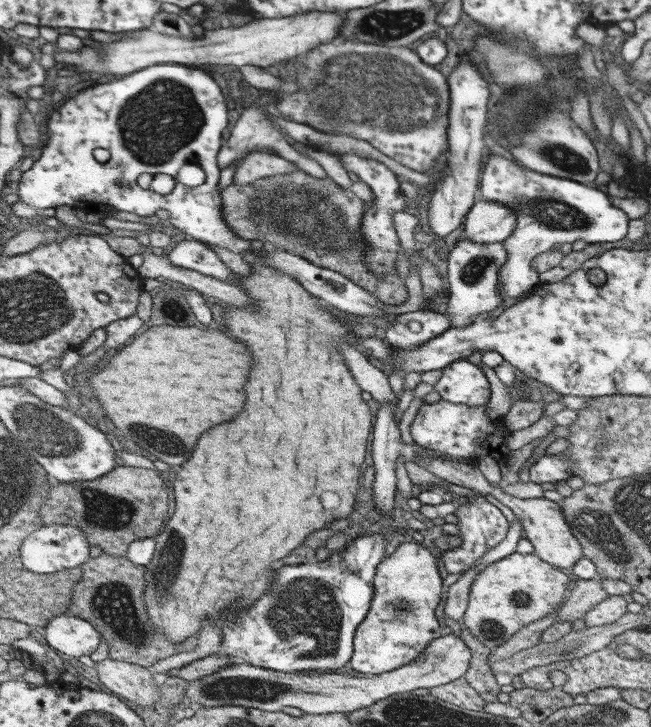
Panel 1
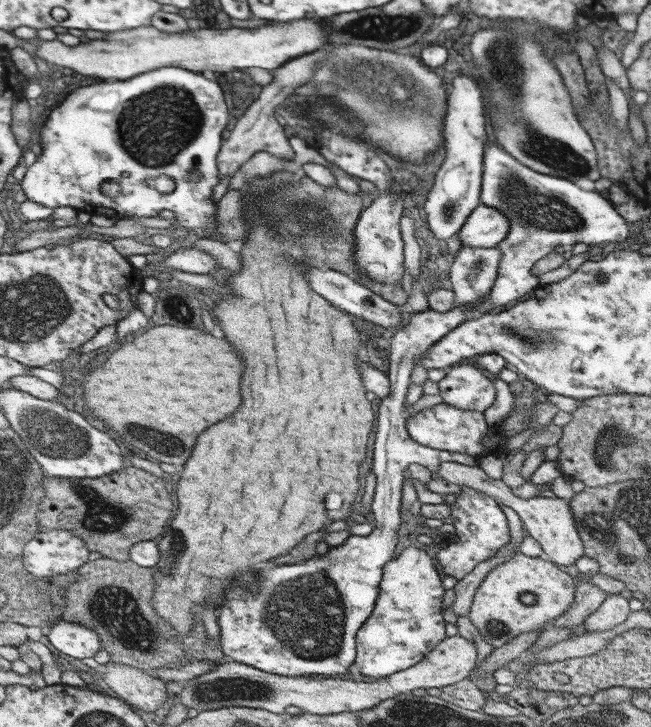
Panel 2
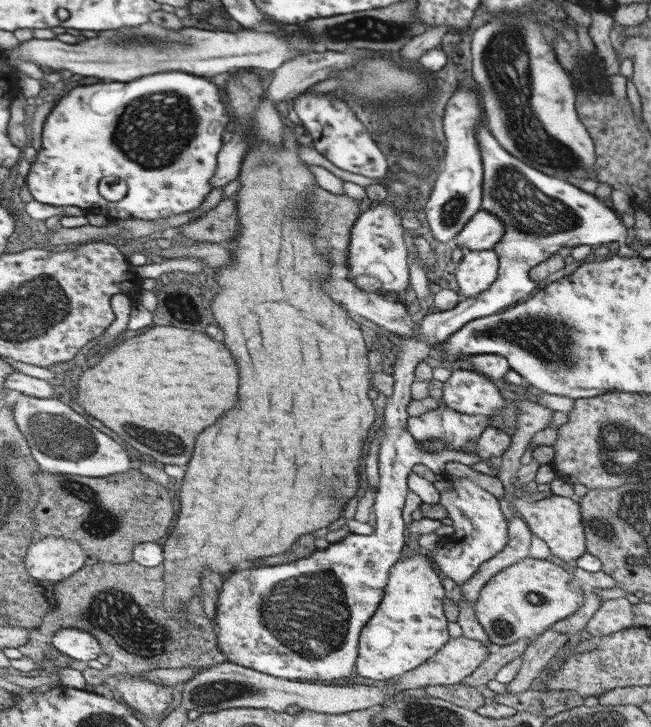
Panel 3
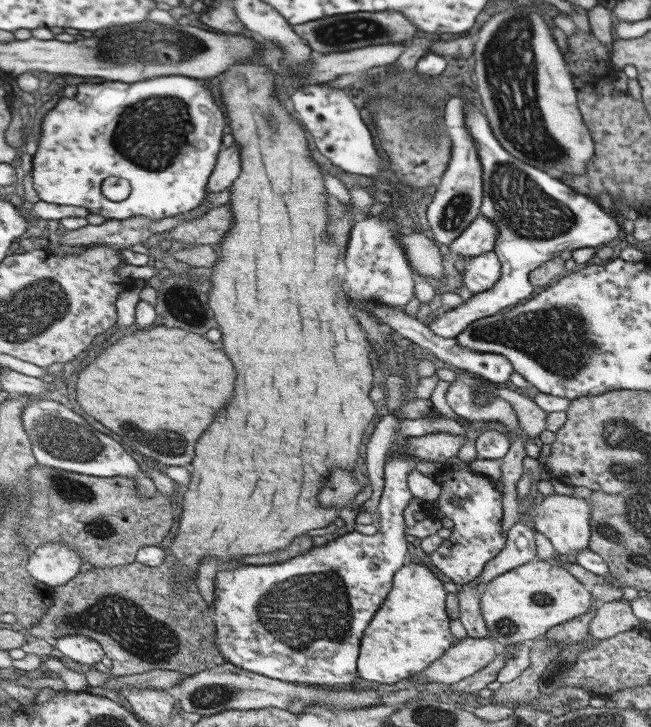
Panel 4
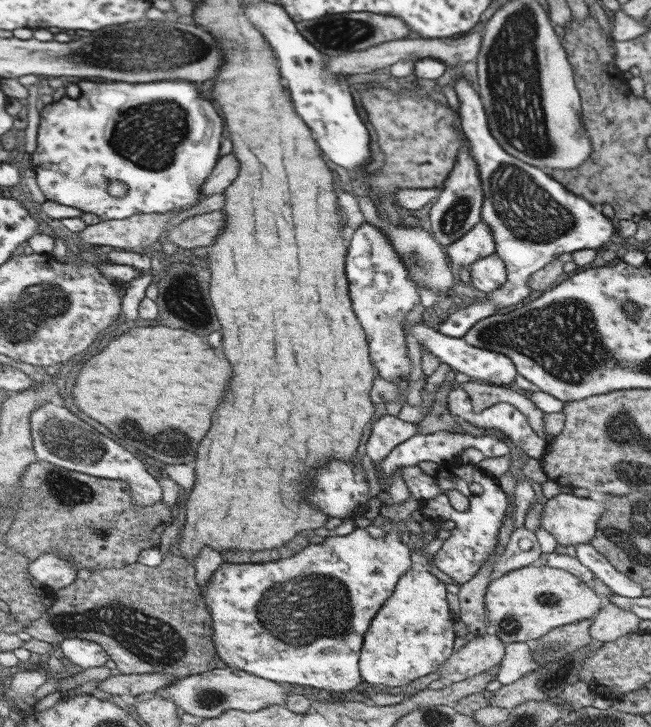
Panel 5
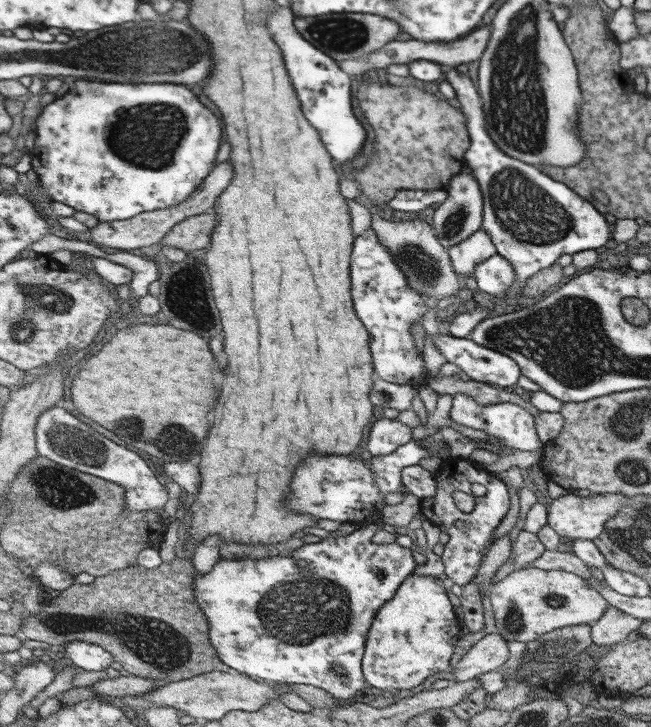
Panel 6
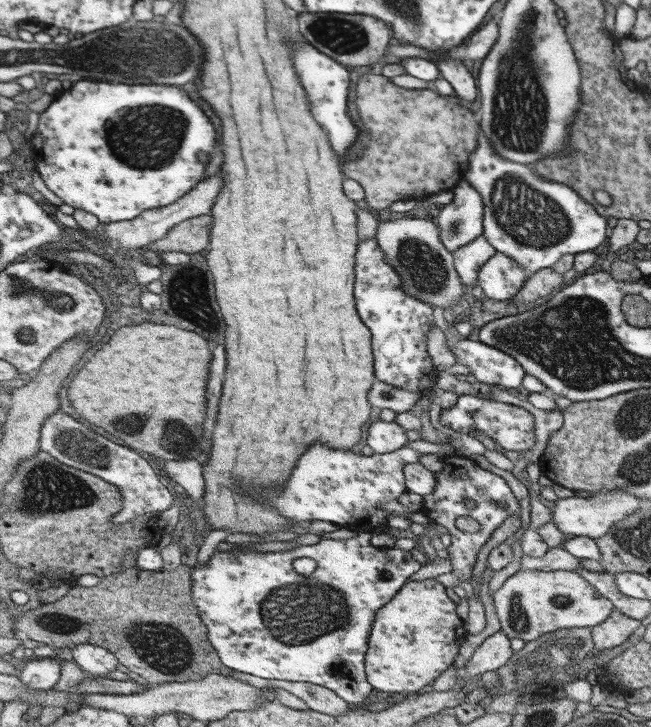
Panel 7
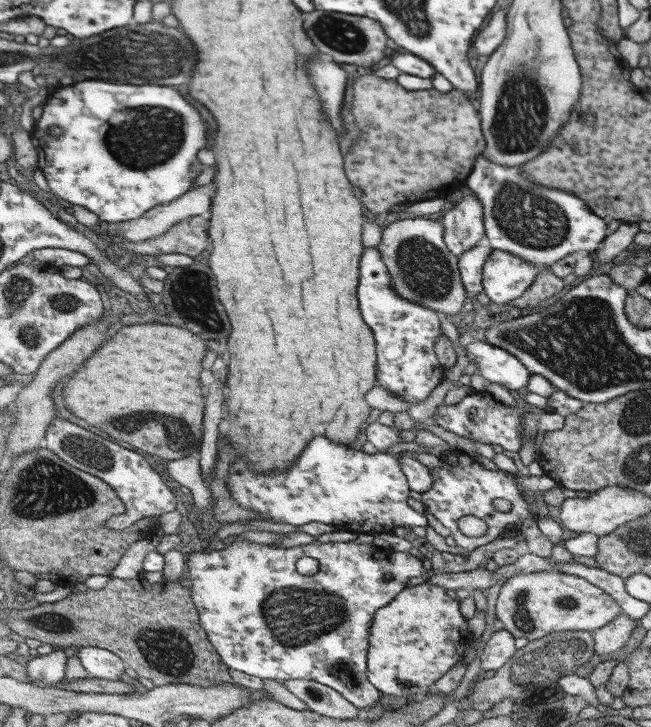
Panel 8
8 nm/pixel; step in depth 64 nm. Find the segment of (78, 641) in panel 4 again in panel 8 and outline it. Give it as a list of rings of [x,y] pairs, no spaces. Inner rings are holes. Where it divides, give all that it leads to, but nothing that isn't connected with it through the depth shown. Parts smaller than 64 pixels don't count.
[[[87,646],[81,647],[79,650],[82,664],[86,666],[92,676],[121,680],[121,675],[126,673],[127,662],[121,655],[106,647]]]

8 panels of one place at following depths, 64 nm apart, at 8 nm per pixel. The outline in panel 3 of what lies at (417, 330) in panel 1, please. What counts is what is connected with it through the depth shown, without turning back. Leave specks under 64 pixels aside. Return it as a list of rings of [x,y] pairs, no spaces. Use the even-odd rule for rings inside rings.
[[[480,126],[480,132],[476,134],[479,146],[480,146],[480,156],[482,157],[482,162],[484,162],[484,192],[482,192],[482,209],[494,214],[496,217],[502,219],[504,223],[504,236],[500,238],[500,242],[496,244],[493,248],[498,253],[498,258],[500,258],[500,276],[497,280],[493,282],[492,288],[485,290],[479,296],[474,296],[474,298],[468,298],[462,302],[459,302],[454,308],[446,311],[439,312],[428,312],[427,315],[417,323],[418,324],[418,335],[414,337],[404,337],[397,336],[393,337],[396,345],[398,346],[398,353],[396,354],[396,359],[394,360],[394,392],[390,395],[390,398],[385,398],[381,400],[381,421],[380,425],[384,426],[384,435],[380,439],[380,453],[378,453],[378,474],[380,474],[380,482],[378,483],[378,488],[375,492],[375,501],[372,506],[376,514],[376,528],[372,533],[374,538],[370,538],[370,535],[366,535],[366,540],[356,540],[356,538],[364,538],[364,536],[349,536],[352,540],[352,544],[344,544],[345,539],[342,539],[336,543],[332,543],[326,550],[316,550],[311,556],[306,559],[298,560],[294,563],[287,563],[286,566],[268,566],[268,568],[258,568],[258,570],[242,570],[242,574],[234,574],[234,578],[228,578],[224,582],[224,588],[222,588],[222,594],[220,594],[220,604],[217,610],[217,622],[219,632],[219,646],[228,655],[230,661],[238,663],[242,666],[256,669],[260,672],[277,676],[280,678],[299,680],[299,681],[310,681],[314,680],[324,680],[324,683],[334,683],[334,680],[340,680],[340,678],[348,678],[352,668],[354,668],[354,662],[356,662],[356,656],[358,656],[358,636],[363,630],[363,627],[370,621],[370,618],[374,615],[378,608],[378,604],[382,601],[384,590],[388,581],[388,572],[390,568],[396,563],[400,562],[400,556],[402,556],[402,546],[404,546],[404,520],[402,520],[402,508],[404,508],[407,492],[409,488],[407,486],[407,478],[410,473],[413,472],[412,467],[419,465],[426,466],[428,470],[434,474],[443,474],[447,462],[460,462],[460,464],[472,466],[482,462],[484,460],[482,451],[476,453],[464,453],[464,451],[455,451],[450,449],[450,451],[426,451],[424,447],[418,445],[417,439],[409,433],[406,429],[406,422],[408,421],[408,413],[406,413],[406,408],[408,408],[409,402],[412,400],[410,396],[410,386],[416,380],[415,369],[417,365],[426,358],[428,354],[432,354],[436,342],[444,342],[448,340],[448,337],[453,336],[454,333],[458,332],[462,326],[468,324],[468,322],[473,321],[477,318],[482,318],[485,316],[490,316],[500,312],[502,308],[506,308],[508,304],[516,304],[518,300],[522,300],[524,296],[528,296],[536,284],[530,284],[530,276],[526,272],[530,272],[530,268],[534,268],[540,262],[550,258],[554,253],[557,253],[560,248],[567,246],[572,249],[575,246],[586,244],[594,248],[594,244],[604,244],[604,242],[624,242],[626,236],[628,236],[628,228],[626,225],[622,224],[622,220],[616,216],[616,212],[612,208],[608,208],[606,204],[602,204],[594,194],[588,194],[576,186],[572,186],[569,180],[559,179],[557,176],[546,174],[544,171],[538,170],[536,167],[532,167],[529,163],[522,162],[519,158],[514,158],[510,156],[509,152],[506,152],[505,148],[502,148],[494,138],[492,134],[488,132],[486,126]]]

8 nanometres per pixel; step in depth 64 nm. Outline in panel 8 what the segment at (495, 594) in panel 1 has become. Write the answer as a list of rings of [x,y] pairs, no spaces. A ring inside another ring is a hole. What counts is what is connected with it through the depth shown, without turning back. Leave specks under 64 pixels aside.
[[[558,570],[512,576],[500,588],[496,600],[496,617],[504,629],[514,639],[524,638],[528,642],[558,631],[586,630],[593,633],[621,614],[620,604],[606,592],[584,578]]]

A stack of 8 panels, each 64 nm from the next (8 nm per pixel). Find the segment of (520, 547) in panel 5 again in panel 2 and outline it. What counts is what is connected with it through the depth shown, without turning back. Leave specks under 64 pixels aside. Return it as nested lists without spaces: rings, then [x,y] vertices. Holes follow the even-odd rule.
[[[498,503],[506,518],[510,521],[510,533],[513,534],[513,543],[517,544],[516,550],[510,556],[494,556],[494,558],[488,558],[486,561],[478,565],[476,569],[472,570],[469,574],[466,574],[465,578],[462,578],[456,586],[454,586],[454,603],[452,604],[452,612],[456,617],[467,616],[470,611],[470,607],[473,604],[474,594],[481,586],[482,580],[500,564],[509,562],[509,558],[513,558],[515,554],[520,554],[519,547],[524,541],[524,526],[520,520],[518,514],[514,512],[514,509],[510,506]]]

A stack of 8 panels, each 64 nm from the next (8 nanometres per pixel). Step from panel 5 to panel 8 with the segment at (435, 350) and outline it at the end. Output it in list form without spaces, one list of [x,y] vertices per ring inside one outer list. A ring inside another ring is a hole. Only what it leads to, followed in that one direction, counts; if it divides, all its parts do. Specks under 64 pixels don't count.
[[[480,337],[464,350],[468,360],[478,366],[476,371],[485,378],[487,384],[502,384],[512,393],[528,385],[531,374],[529,368],[516,355],[493,346]]]

